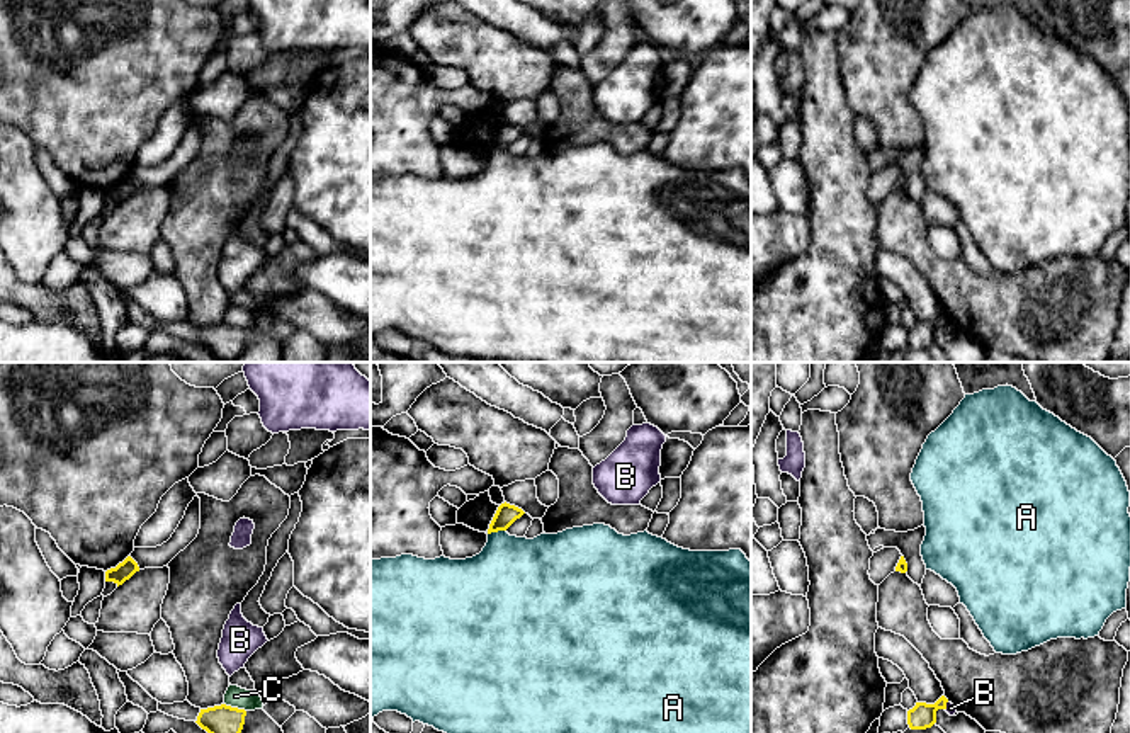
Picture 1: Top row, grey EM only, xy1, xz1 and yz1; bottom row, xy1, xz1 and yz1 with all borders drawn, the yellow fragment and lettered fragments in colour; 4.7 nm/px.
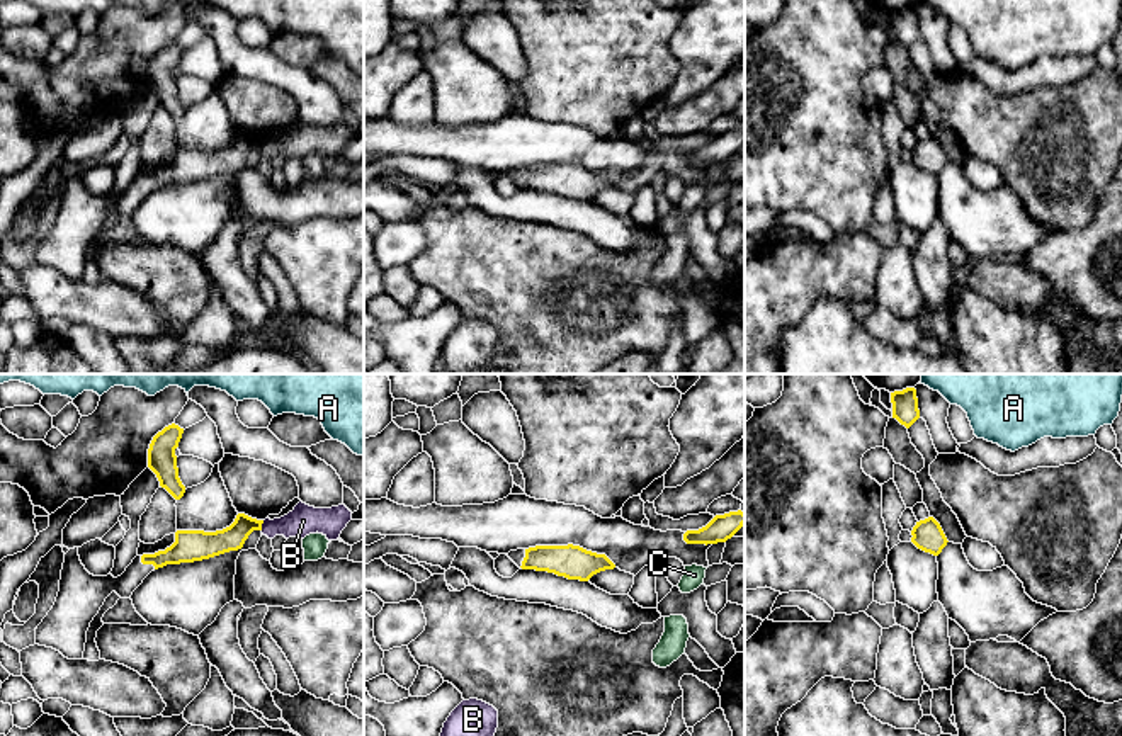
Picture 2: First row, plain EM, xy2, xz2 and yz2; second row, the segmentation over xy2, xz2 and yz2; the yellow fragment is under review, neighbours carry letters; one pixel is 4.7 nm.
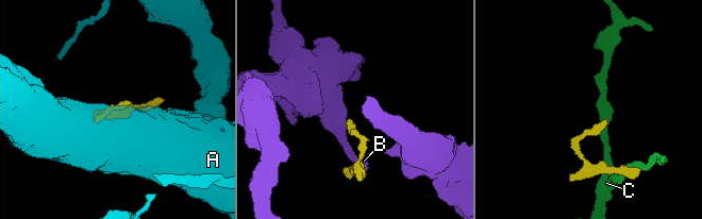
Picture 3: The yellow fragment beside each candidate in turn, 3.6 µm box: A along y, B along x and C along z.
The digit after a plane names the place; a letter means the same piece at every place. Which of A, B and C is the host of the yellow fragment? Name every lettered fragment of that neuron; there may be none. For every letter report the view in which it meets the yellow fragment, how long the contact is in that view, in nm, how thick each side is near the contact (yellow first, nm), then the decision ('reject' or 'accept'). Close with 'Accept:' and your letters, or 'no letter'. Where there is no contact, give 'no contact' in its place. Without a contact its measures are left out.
A: meets yellow in xz1; contact 90 nm long; 100 nm thick on the yellow side, 420 nm on the other; reject
B: meets yellow in xy2; contact 50 nm long; 120 nm thick on the yellow side, 140 nm on the other; reject
C: meets yellow in xy1; contact 110 nm long; 170 nm thick on the yellow side, 100 nm on the other; reject
Accept: no letter

